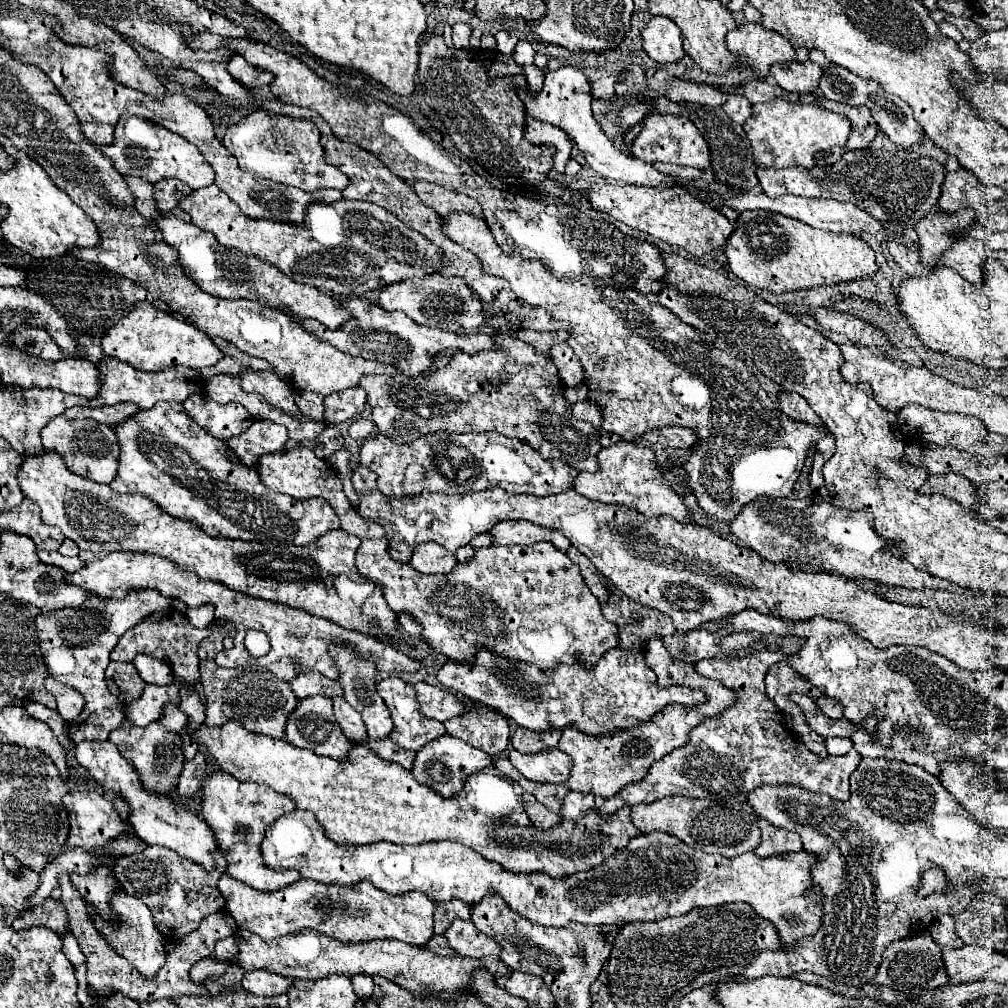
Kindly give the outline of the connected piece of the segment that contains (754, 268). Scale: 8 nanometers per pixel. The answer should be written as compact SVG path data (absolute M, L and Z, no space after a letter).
M742 212L736 230L726 242L730 270L752 288L764 288L774 294L804 290L814 286L834 286L840 282L862 280L878 272L872 248L844 232L822 232L800 224L798 220L772 212Z

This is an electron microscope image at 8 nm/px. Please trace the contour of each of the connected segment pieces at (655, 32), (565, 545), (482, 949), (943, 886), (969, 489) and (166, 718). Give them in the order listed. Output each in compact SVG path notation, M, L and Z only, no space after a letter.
M654 16L642 30L642 46L658 64L672 64L684 56L680 28L662 16Z
M504 520L498 522L492 530L492 544L502 546L502 544L520 544L520 546L530 546L536 542L550 542L554 544L560 552L566 552L570 548L570 540L552 528L536 526L526 520Z
M454 920L454 924L450 924L444 936L448 946L462 956L470 956L470 958L482 958L482 956L498 958L500 956L500 946L490 936L478 932L472 922Z
M930 868L922 874L920 878L920 886L918 886L918 896L928 896L932 892L938 892L938 894L946 894L950 888L950 882L944 874L944 868Z
M954 472L942 474L942 476L928 476L926 482L918 490L920 494L944 494L956 502L960 502L964 508L972 508L976 504L976 488L974 484Z
M168 704L168 706L166 706L166 712L162 714L160 720L162 720L162 722L166 724L166 728L170 728L172 732L178 732L178 734L184 732L184 726L186 726L186 714L182 714L178 706Z

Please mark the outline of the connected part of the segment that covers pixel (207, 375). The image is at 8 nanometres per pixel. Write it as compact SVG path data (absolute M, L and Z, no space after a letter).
M212 338L214 344L224 352L222 362L218 362L212 368L202 368L198 370L204 380L210 380L214 374L230 374L238 376L242 368L247 367L254 371L273 370L273 367L264 359L248 356L246 352L238 350L234 344L224 342L222 338Z

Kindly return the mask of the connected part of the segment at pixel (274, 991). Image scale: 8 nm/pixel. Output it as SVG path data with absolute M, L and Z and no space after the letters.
M254 970L250 974L246 972L240 984L244 990L258 996L278 996L288 992L292 980L286 980L284 976L274 976L272 972L266 972L266 970Z

